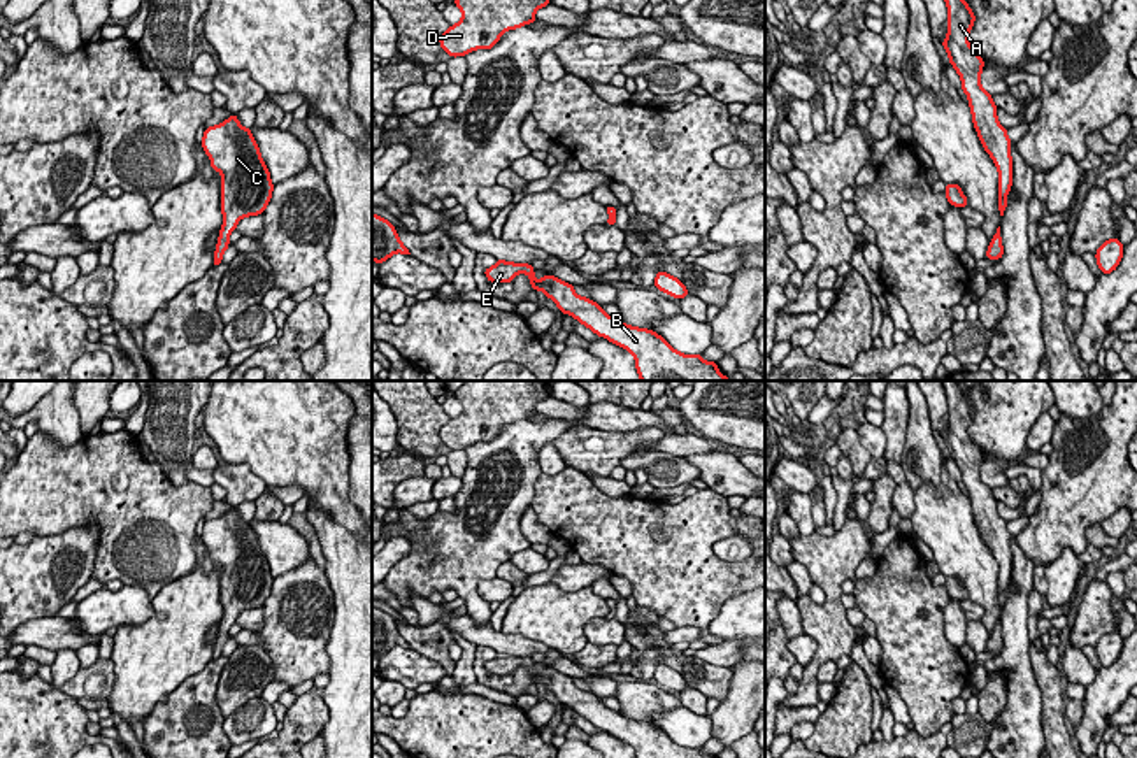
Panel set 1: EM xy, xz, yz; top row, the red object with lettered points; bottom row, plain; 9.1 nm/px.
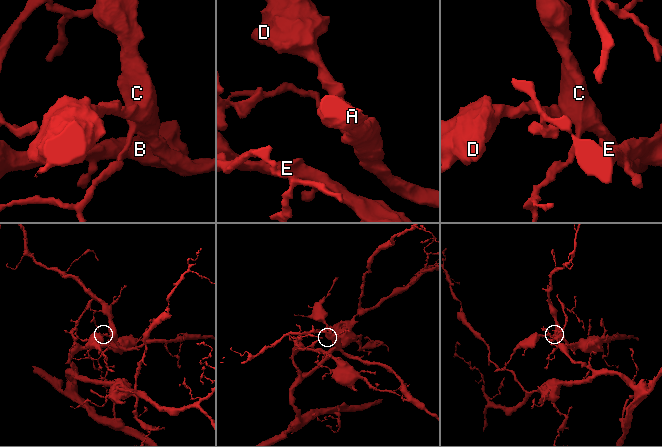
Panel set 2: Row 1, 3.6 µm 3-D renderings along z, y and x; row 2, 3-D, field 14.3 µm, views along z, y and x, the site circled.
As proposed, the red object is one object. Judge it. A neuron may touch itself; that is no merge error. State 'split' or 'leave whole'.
split

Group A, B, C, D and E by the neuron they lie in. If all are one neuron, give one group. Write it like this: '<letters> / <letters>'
A C D / B E

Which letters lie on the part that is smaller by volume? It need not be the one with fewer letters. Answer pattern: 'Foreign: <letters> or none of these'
Foreign: A, C, D

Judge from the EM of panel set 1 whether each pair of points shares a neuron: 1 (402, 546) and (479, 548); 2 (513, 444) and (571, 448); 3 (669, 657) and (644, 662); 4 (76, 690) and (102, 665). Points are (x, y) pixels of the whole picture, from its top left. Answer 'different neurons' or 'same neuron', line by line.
1: different neurons
2: different neurons
3: same neuron
4: same neuron

